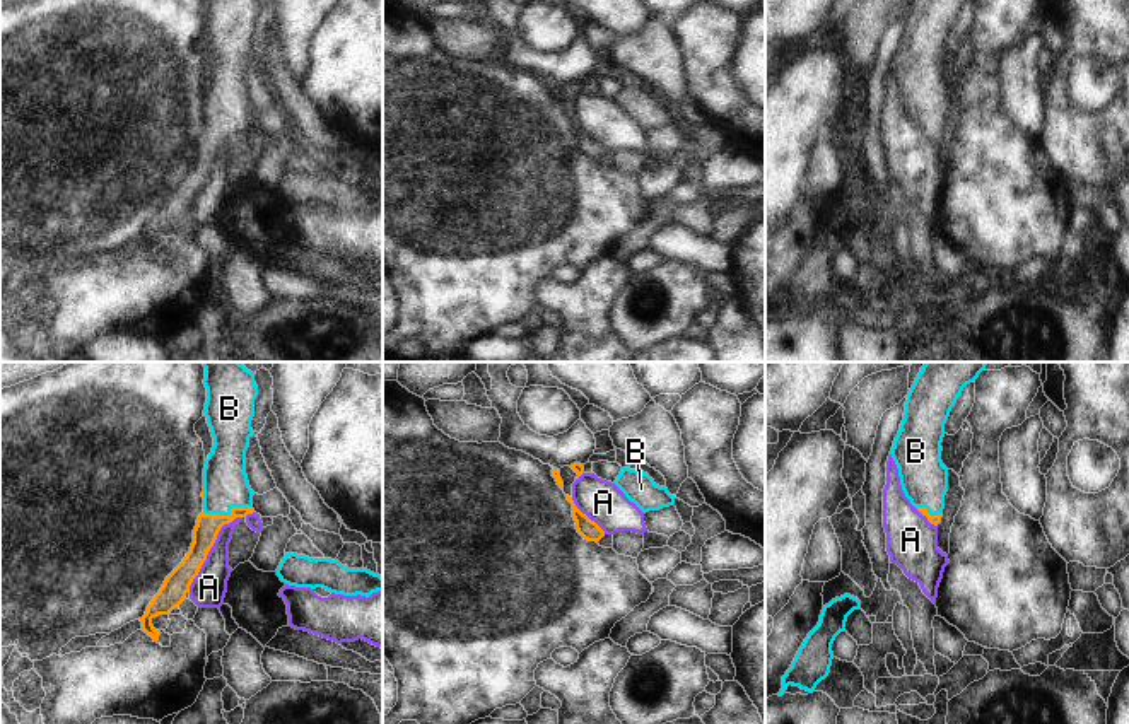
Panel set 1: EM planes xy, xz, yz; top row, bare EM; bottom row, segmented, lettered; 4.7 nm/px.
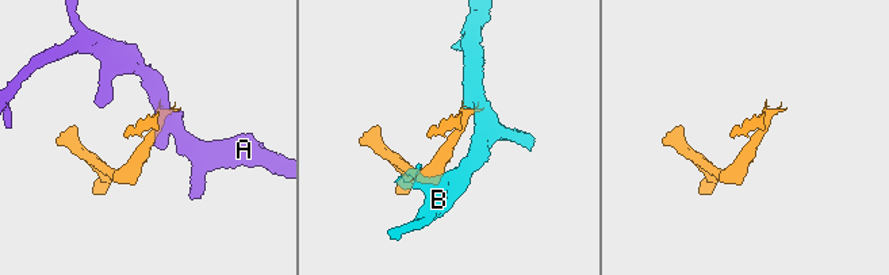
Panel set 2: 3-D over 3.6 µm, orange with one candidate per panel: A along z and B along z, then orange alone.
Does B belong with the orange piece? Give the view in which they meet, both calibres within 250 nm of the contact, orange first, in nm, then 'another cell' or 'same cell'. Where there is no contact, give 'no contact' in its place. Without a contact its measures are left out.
contact in xy; calibres 120 and 220 nm; same cell

